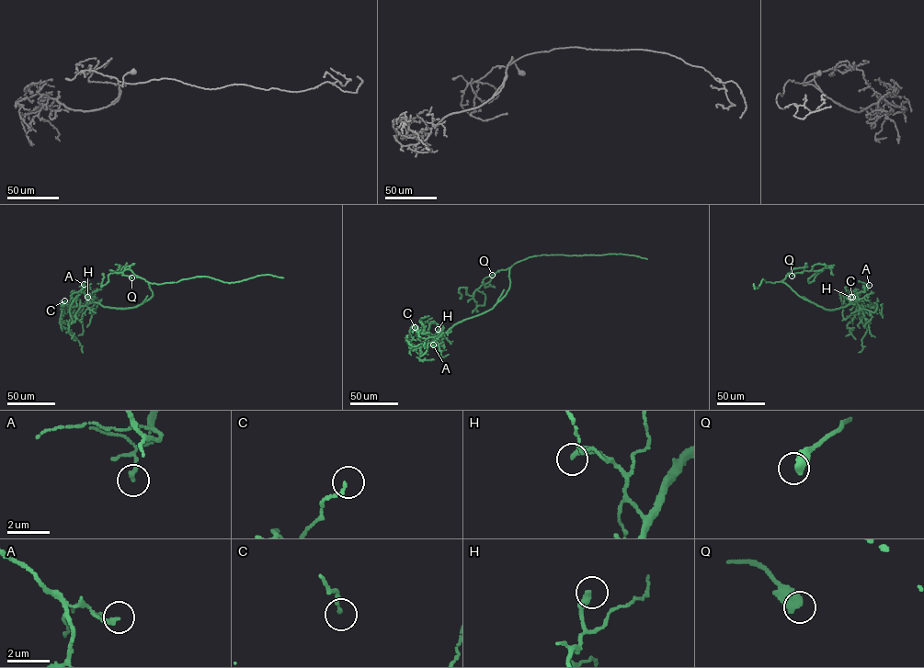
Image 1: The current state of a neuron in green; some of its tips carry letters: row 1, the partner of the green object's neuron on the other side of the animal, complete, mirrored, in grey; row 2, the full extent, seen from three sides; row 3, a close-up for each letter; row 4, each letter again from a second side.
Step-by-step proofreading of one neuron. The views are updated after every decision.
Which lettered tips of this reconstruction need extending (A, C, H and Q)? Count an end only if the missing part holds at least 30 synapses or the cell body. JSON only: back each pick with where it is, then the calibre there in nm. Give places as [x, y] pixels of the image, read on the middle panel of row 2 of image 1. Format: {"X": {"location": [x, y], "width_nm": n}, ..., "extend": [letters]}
{"extend": []}

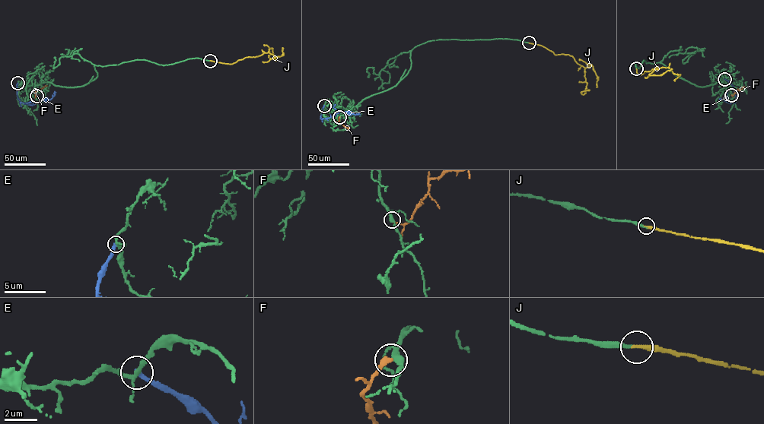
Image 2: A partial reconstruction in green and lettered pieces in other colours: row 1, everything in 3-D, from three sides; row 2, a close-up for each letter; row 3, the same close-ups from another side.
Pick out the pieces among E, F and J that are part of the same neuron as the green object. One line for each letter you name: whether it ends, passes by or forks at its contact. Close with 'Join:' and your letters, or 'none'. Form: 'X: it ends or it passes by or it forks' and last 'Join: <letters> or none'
F: it ends
J: it ends
Join: F, J

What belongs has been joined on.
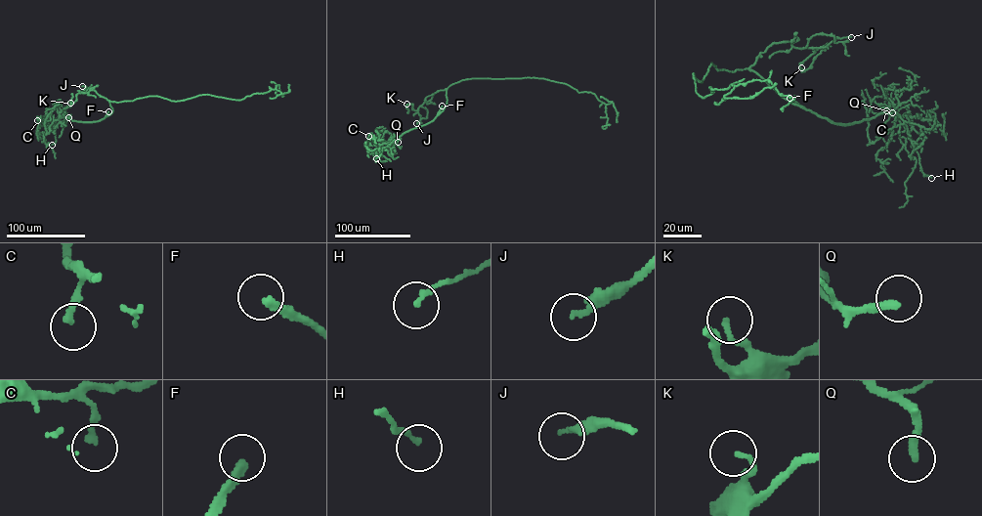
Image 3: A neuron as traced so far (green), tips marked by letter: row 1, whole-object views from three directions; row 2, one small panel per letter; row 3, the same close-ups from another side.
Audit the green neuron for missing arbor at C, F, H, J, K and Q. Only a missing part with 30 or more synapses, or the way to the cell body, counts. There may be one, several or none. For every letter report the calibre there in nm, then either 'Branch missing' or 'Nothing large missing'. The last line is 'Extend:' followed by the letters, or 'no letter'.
C: Thickness 200 nm. Nothing large missing
F: Thickness 280 nm. Branch missing
H: Thickness 140 nm. Nothing large missing
J: Thickness 190 nm. Branch missing
K: Thickness 130 nm. Nothing large missing
Q: Thickness 260 nm. Branch missing
Extend: F, J, Q

